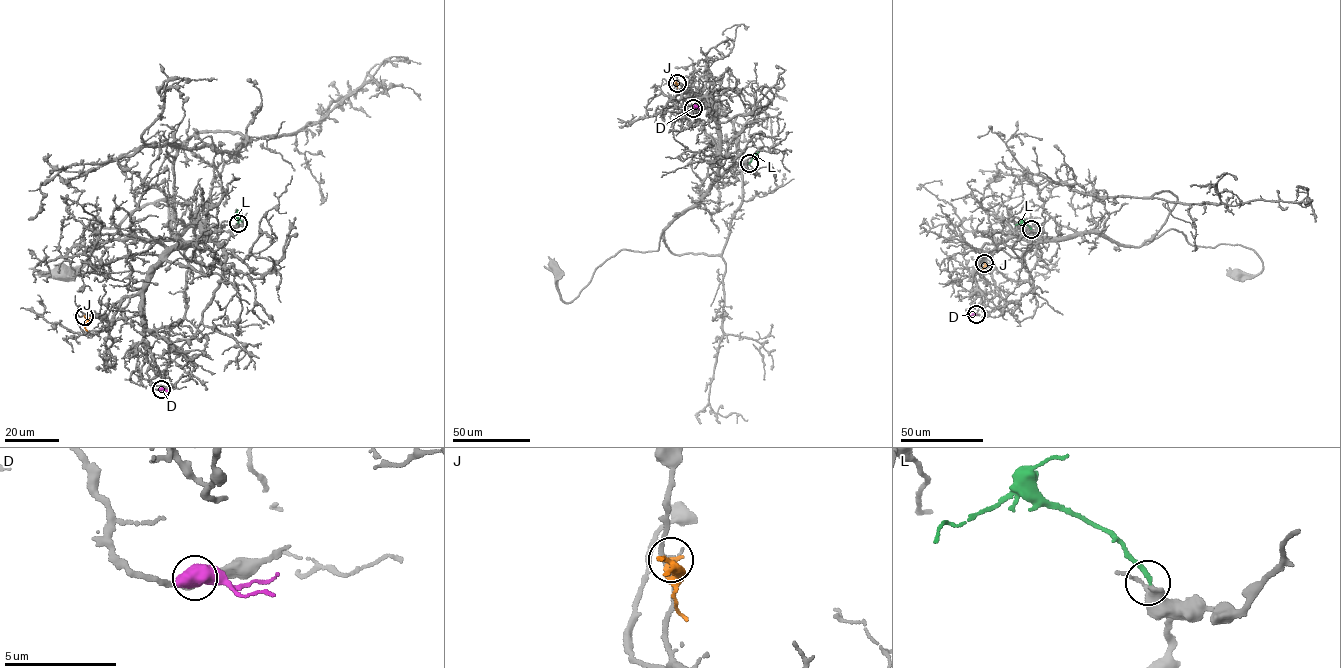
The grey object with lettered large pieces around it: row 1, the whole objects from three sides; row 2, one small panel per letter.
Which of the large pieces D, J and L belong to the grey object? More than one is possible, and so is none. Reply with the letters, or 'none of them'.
L

